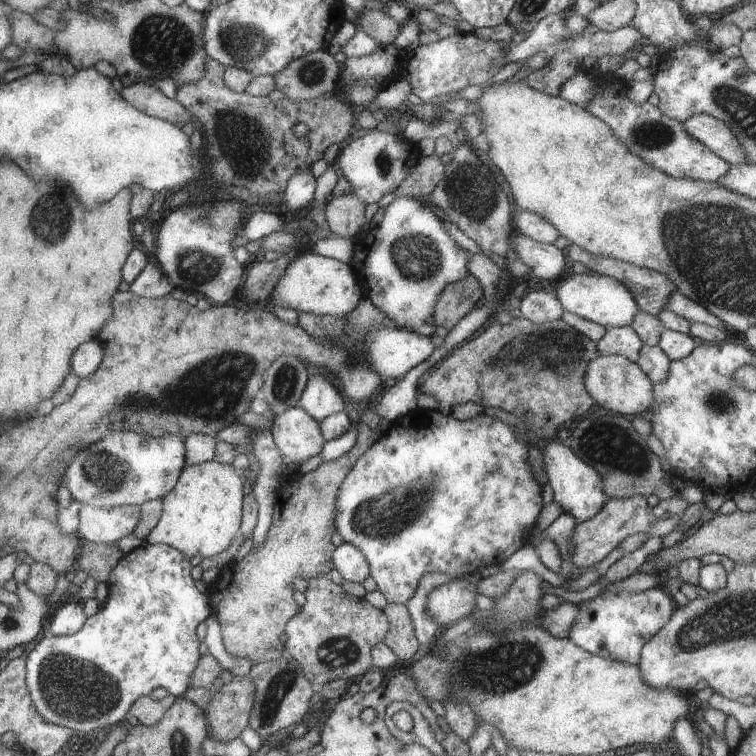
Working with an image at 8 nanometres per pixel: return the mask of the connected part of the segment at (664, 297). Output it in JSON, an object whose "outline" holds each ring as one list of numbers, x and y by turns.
{"outline":[[571,244,564,252,565,255,568,256,569,269,575,262,581,262,585,267,590,268,591,273,616,278,618,282,624,284,624,286,632,292,639,311,646,312,654,317,661,314,662,310,665,310,670,294,672,294,674,290,677,290,676,284,674,284,668,276,661,274,660,272,621,262,620,260,611,257,602,257,591,254,589,251,584,250,582,246,578,246,578,244]]}

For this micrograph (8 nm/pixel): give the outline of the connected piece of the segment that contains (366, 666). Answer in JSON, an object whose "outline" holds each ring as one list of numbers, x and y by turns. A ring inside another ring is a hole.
{"outline":[[328,576,308,579,306,604,302,612,290,618,286,626,288,657,298,662,306,678,322,688,332,680,350,680,372,668,370,650,384,642,391,625,382,610,376,610,366,600,348,596]]}

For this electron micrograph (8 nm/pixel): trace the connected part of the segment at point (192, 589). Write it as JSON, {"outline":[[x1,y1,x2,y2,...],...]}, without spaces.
{"outline":[[145,542,136,550,125,554,121,562,118,562,116,569,110,574,107,582,108,597,103,603,103,607,97,614,87,618,81,630,72,635,40,637,37,642,29,647,28,684,30,695,37,706,38,714,42,714,42,718,50,722,50,724,60,725,76,733,81,733,86,738,86,732,92,732,96,728,106,728,106,726,122,722,122,718,130,712,134,702,137,702,138,698,142,696,149,695,156,688,165,688,169,694,177,698,182,697,182,694,190,687,190,678,193,677,194,670,197,670,198,658,200,658,200,652,198,652,200,642,196,638,196,626,202,620,206,620,210,616,210,612,212,612,212,606,208,604,208,598,196,590,196,584,194,584,194,580,190,576,190,568,192,566,190,566,190,560,186,558,186,554,164,544,149,544]]}

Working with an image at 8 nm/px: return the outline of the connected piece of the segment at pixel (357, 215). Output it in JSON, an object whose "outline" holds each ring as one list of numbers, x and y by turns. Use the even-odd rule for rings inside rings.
{"outline":[[354,193,332,198,322,213,331,232,339,238,352,239,364,224,364,202]]}

